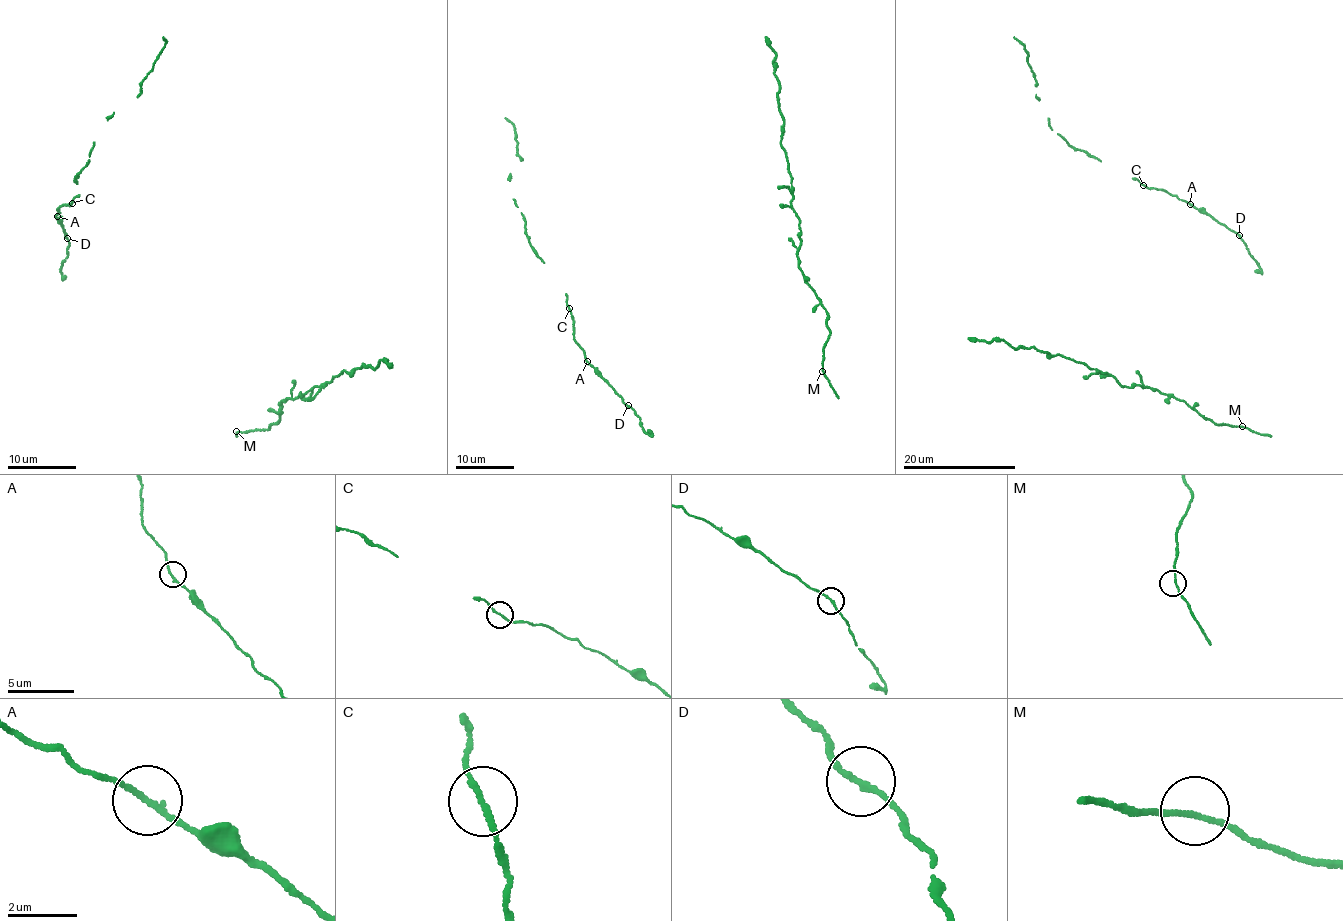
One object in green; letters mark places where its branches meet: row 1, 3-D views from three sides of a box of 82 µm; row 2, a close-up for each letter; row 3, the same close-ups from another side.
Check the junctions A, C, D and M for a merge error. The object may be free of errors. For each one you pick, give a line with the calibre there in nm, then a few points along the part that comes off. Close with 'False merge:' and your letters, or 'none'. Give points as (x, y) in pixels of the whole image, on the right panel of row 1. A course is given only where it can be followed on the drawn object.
False merge: none

